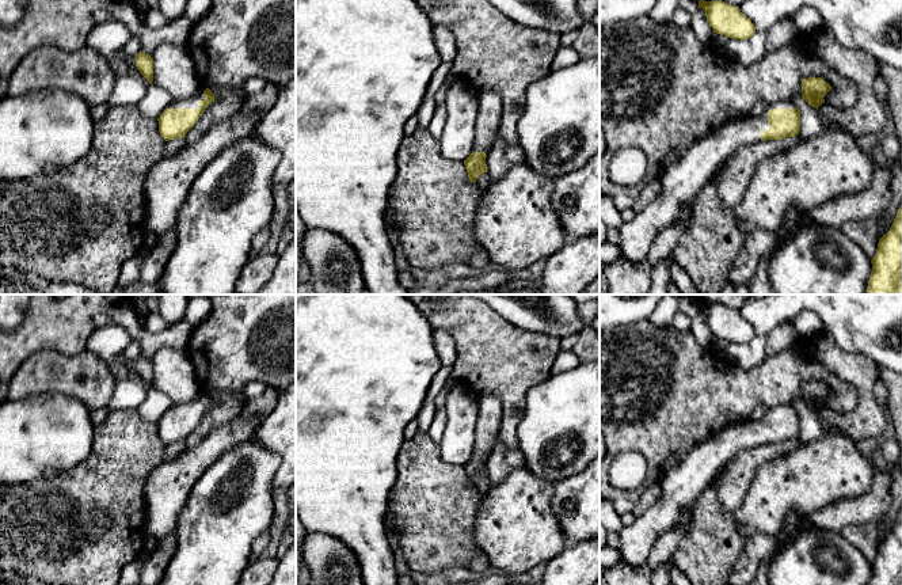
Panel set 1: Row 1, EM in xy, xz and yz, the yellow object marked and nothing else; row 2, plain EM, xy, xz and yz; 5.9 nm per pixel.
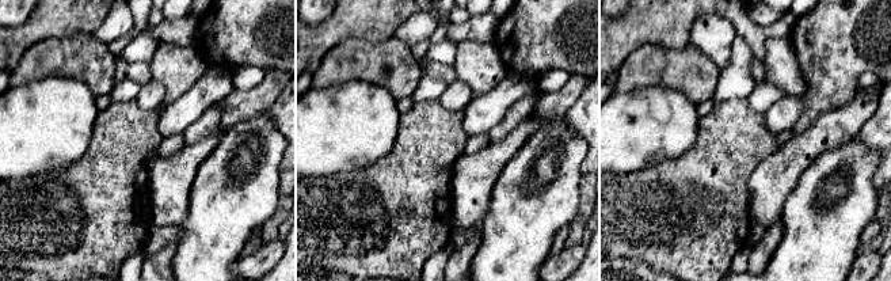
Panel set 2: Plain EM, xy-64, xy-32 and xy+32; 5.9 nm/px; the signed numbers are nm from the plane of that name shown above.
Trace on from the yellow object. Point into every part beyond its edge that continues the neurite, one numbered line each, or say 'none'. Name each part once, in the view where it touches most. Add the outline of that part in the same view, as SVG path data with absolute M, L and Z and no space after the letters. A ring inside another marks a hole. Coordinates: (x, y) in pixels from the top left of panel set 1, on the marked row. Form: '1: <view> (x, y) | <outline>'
1: yz (687, 175) | M779 100L766 105L761 115L726 121L669 164L659 178L661 194L632 221L624 221L619 228L619 247L629 262L646 263L652 240L680 214L681 206L694 205L719 167L741 147L761 141L761 132L769 129L770 109L796 109L796 105L792 100Z

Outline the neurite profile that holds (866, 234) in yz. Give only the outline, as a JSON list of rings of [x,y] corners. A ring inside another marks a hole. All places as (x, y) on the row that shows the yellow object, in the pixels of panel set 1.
[[[879,217],[860,221],[848,221],[845,223],[842,231],[864,251],[869,259],[875,257],[880,238]]]

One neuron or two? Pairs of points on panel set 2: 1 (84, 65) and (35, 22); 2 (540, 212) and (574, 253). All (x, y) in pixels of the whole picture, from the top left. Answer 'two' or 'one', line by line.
1: two
2: two

